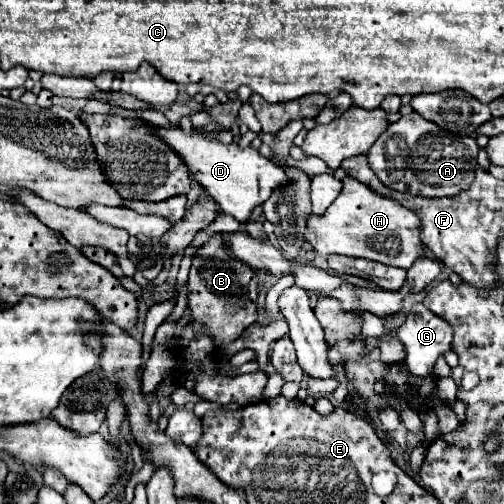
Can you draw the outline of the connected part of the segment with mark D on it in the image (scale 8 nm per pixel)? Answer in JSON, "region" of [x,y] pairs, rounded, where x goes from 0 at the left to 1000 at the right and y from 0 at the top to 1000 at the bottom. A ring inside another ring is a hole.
{"region":[[[298,242],[290,246],[321,282],[337,290],[337,298],[345,298],[361,313],[373,341],[389,353],[389,361],[405,377],[413,377],[413,385],[433,401],[437,417],[448,425],[460,425],[472,440],[488,440],[508,409],[524,405],[548,373],[563,369],[563,361],[575,361],[571,345],[560,333],[552,333],[552,325],[544,325],[540,317],[516,310],[512,294],[504,290],[476,294],[468,282],[444,286],[437,278],[409,274],[405,262],[369,266],[361,262],[357,242],[349,246],[337,242],[333,254],[310,250]]]}

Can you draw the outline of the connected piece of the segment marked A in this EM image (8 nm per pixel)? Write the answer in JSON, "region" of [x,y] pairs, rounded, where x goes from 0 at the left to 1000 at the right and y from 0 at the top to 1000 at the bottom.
{"region":[[[821,222],[774,246],[730,298],[726,313],[738,341],[762,369],[817,389],[869,393],[901,385],[909,389],[925,377],[925,369],[937,365],[940,341],[948,333],[948,298],[952,294],[937,270],[885,262],[869,246],[841,238]]]}

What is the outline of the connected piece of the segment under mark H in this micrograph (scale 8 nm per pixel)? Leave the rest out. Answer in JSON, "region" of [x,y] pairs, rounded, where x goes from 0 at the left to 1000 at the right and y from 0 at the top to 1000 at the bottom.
{"region":[[[690,349],[675,389],[655,405],[643,429],[615,429],[607,480],[635,504],[679,504],[726,512],[770,528],[810,536],[821,516],[841,512],[841,484],[833,476],[833,433],[778,393],[750,389],[714,357]]]}

